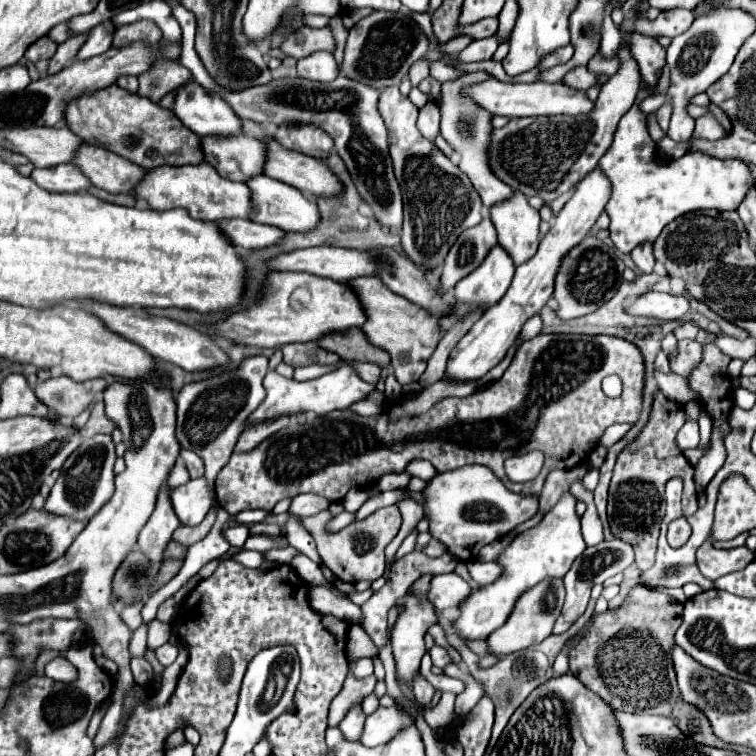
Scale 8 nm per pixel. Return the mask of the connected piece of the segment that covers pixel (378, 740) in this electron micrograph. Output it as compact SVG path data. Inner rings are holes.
M388 707L388 709L378 709L370 717L366 717L364 731L360 735L360 743L366 747L376 747L382 745L384 741L392 739L392 733L404 725L404 721L414 721L414 717L408 713L408 717L400 717L398 707Z

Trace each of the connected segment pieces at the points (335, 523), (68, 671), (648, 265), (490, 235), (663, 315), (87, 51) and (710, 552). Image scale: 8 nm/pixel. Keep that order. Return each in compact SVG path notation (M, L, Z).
M343 511L334 517L327 525L329 531L336 532L352 523L355 519L355 513Z
M56 657L44 667L44 675L54 681L68 683L68 681L76 679L76 667L70 665L70 661L66 661L64 657Z
M638 245L632 251L632 261L642 273L652 273L654 269L654 257L652 257L652 245Z
M484 215L480 225L464 231L446 257L438 283L440 295L446 295L462 277L478 269L496 243L496 231L492 229L492 221L488 221L488 215Z
M646 293L644 297L636 299L636 305L628 307L634 315L644 317L656 317L662 321L674 321L682 319L686 313L690 313L690 303L682 295L668 295L668 293Z
M110 21L96 25L90 31L90 37L84 43L84 47L80 49L80 53L78 53L76 59L90 59L94 55L106 53L112 47L112 35L114 35L114 29L112 29L112 23Z
M702 545L696 553L698 569L710 581L716 581L718 577L734 571L740 571L752 561L754 561L754 555L744 545L736 549L714 549L712 545Z

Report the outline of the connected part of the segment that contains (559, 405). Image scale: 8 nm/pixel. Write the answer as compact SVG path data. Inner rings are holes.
M536 335L524 341L506 373L486 389L478 389L468 397L446 397L440 399L430 411L422 415L402 415L398 421L390 421L390 411L384 409L380 415L362 417L350 409L332 411L314 417L312 423L290 423L278 433L264 439L258 447L248 453L232 453L228 465L220 471L216 479L218 503L236 515L246 509L272 509L280 499L296 497L300 493L318 493L330 501L340 501L350 487L372 487L386 473L402 473L412 459L430 461L440 473L454 471L464 465L486 465L490 467L502 483L520 495L540 495L544 479L554 469L572 469L572 451L584 451L586 455L596 447L598 437L606 427L614 423L634 423L640 417L642 407L642 381L644 381L644 361L640 351L618 337L608 335ZM606 375L618 375L622 379L622 395L610 399L602 393L602 379ZM534 405L544 405L538 409L538 419L534 427ZM540 449L546 457L542 471L536 479L526 483L514 483L504 475L504 461L512 455L522 455L526 451Z

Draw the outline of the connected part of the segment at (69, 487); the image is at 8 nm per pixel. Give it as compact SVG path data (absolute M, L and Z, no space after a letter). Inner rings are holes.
M100 433L90 439L84 439L80 447L62 465L60 477L54 483L50 495L46 497L44 509L54 515L66 515L66 517L90 521L114 493L114 471L112 471L114 461L116 461L116 453L110 435Z

